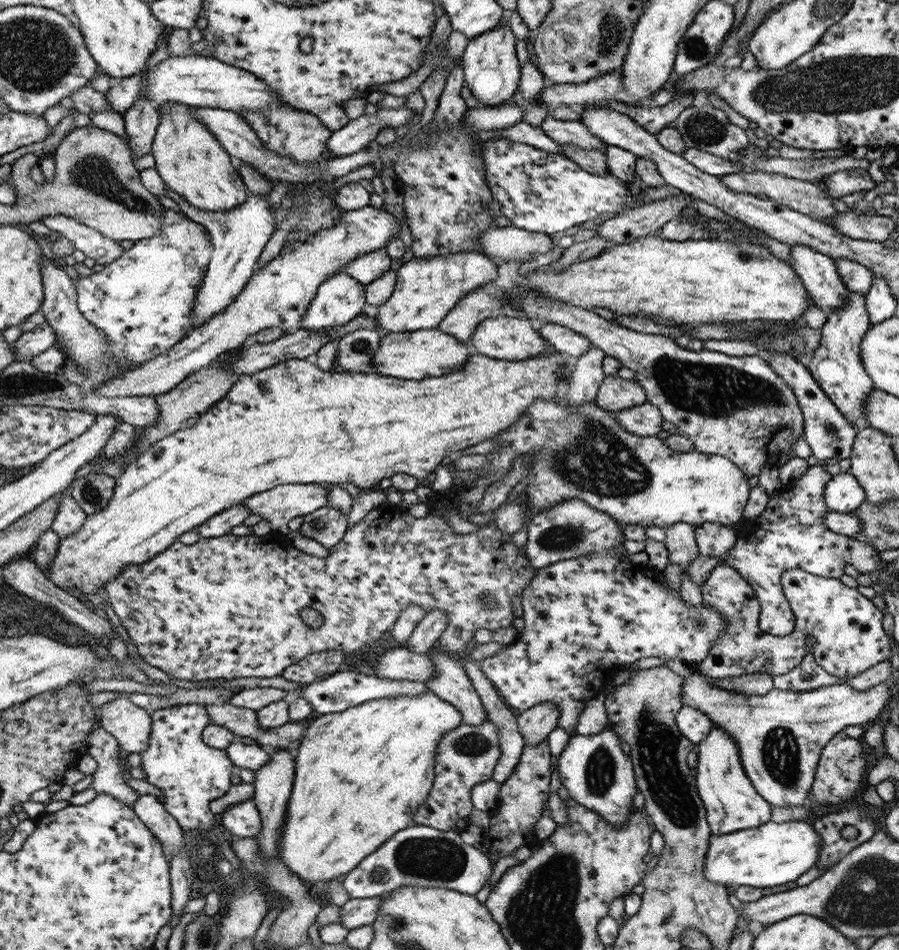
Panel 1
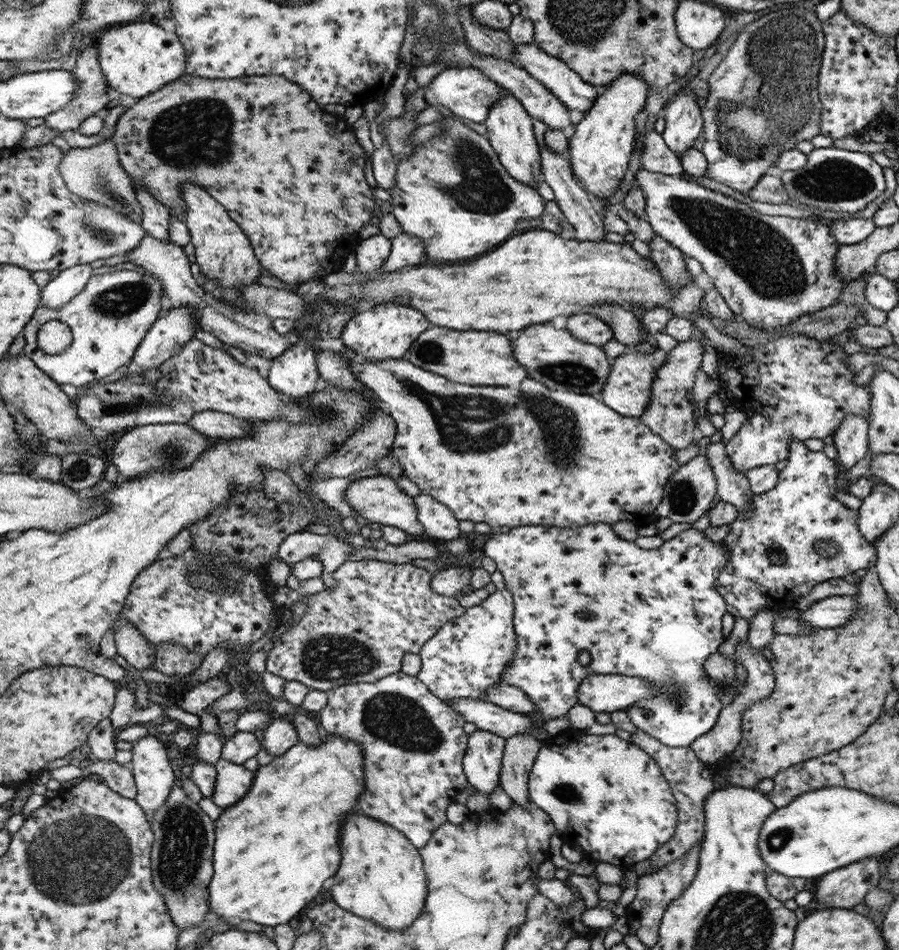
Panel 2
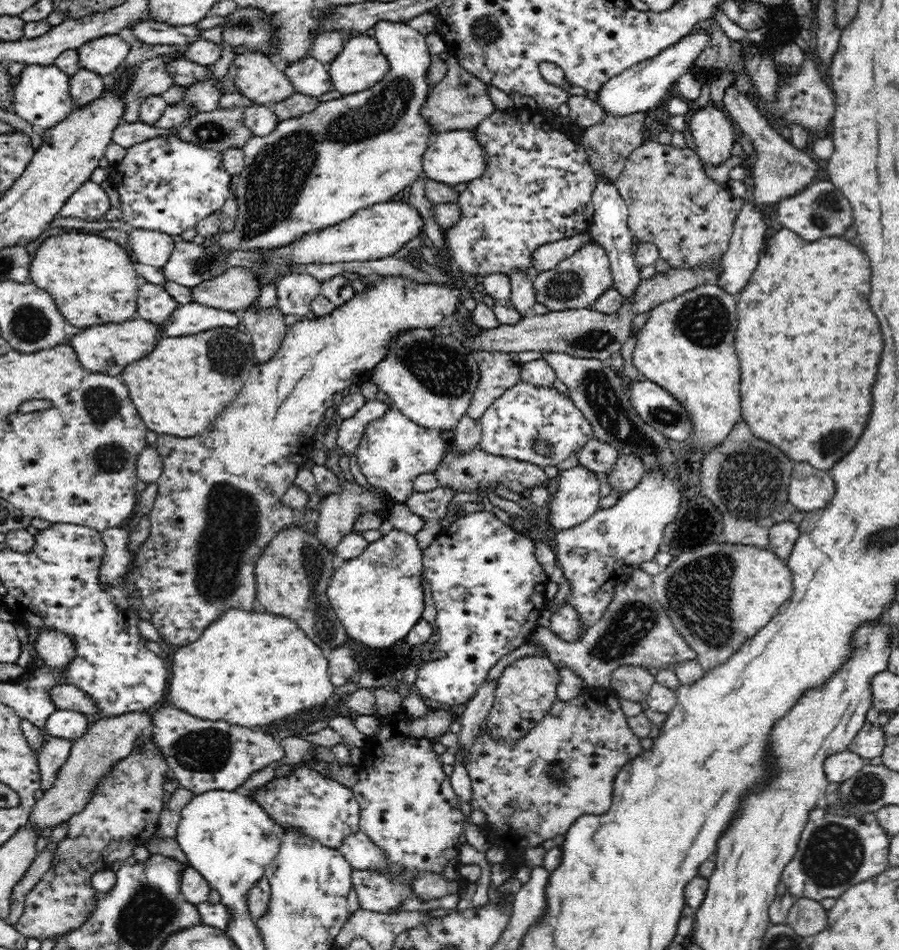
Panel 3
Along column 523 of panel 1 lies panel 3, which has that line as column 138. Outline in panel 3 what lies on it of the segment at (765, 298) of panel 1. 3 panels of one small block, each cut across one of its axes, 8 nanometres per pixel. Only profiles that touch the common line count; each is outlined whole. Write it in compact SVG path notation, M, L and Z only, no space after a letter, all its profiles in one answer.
M81 231L48 238L36 250L30 268L30 282L50 292L62 316L76 328L130 320L137 312L138 277L128 248Z

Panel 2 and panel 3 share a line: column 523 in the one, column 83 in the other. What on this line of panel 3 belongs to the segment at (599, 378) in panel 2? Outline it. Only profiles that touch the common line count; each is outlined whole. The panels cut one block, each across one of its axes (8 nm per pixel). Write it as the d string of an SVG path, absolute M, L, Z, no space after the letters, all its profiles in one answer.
M136 318L122 324L94 324L84 328L74 338L68 338L67 342L72 344L76 350L78 361L89 373L102 373L116 376L124 370L126 364L140 360L142 356L150 354L156 343L162 337L162 329L156 323Z

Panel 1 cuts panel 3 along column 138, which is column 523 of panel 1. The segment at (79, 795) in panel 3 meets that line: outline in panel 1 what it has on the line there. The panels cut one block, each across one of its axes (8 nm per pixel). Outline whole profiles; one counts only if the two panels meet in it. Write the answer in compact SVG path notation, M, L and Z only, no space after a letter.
M554 702L536 703L536 706L521 711L517 717L518 730L524 738L525 746L538 746L558 727L561 710Z

